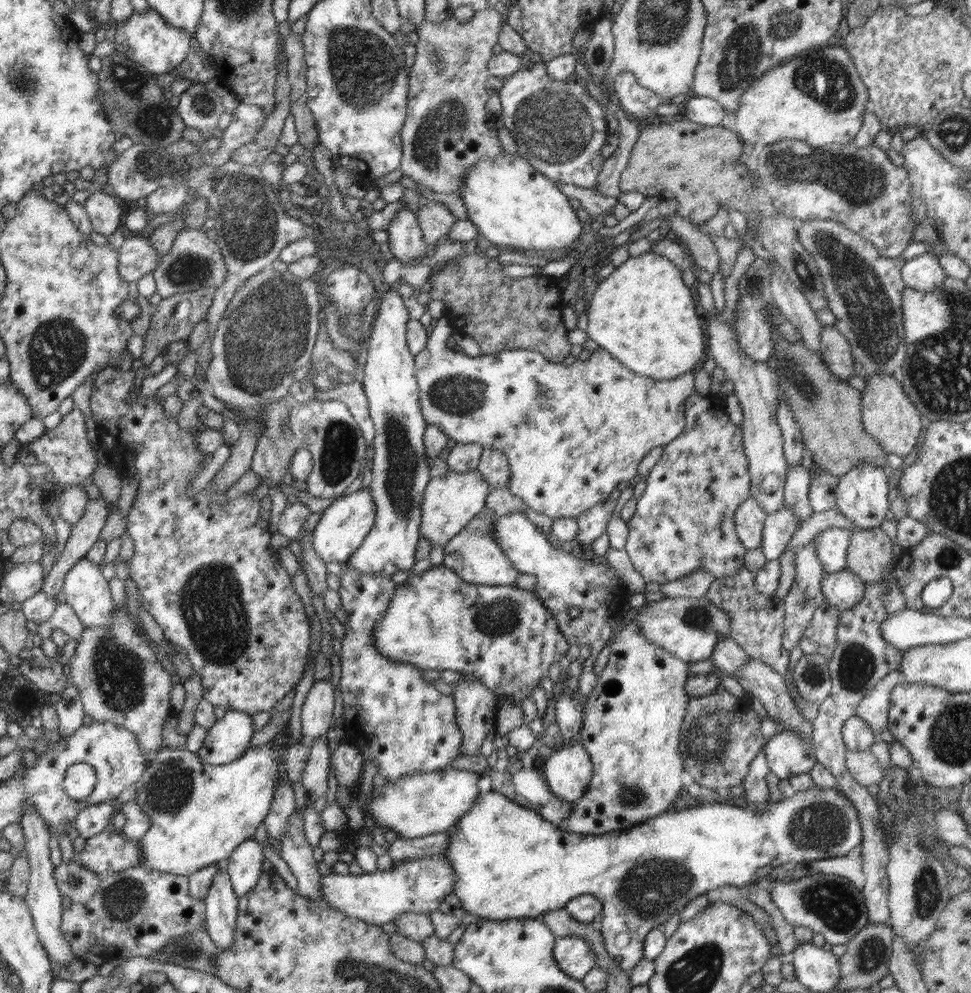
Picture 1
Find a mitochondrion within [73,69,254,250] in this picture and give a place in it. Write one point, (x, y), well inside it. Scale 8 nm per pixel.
(150, 162)

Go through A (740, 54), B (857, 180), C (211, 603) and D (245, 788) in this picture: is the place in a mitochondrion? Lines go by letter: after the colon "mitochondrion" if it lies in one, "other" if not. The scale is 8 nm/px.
A: mitochondrion
B: mitochondrion
C: mitochondrion
D: other

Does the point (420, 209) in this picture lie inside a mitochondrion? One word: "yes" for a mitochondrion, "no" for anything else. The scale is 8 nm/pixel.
no

